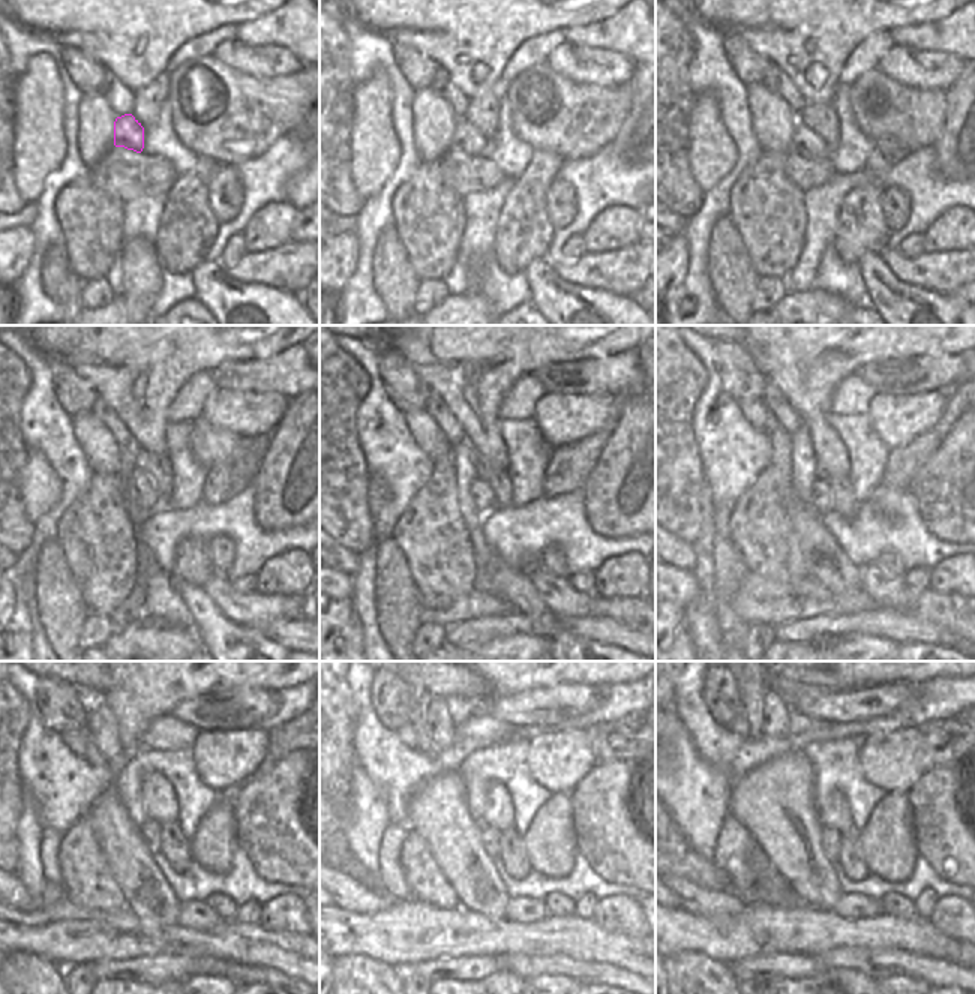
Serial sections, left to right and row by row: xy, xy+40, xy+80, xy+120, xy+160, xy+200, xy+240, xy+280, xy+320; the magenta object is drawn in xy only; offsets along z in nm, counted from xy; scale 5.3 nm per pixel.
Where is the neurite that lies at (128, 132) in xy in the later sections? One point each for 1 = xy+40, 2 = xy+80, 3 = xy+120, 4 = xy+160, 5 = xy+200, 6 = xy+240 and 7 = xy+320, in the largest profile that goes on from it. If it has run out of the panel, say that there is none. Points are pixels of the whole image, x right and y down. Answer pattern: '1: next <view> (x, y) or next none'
1: next xy+40 (467, 138)
2: next xy+80 (806, 143)
3: next xy+120 (140, 489)
4: next xy+160 (482, 494)
5: next xy+200 (819, 492)
6: next xy+240 (150, 831)
7: next xy+320 (830, 840)

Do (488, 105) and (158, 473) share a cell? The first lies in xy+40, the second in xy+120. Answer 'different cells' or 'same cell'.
same cell

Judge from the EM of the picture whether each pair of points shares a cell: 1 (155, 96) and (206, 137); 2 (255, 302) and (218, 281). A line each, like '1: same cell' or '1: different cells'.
1: different cells
2: same cell

